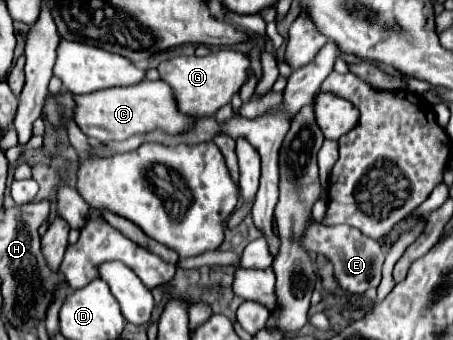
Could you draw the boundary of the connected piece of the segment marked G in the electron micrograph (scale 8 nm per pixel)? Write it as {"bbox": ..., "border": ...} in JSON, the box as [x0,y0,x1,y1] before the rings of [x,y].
{"bbox":[157,49,249,117],"border":[[[221,49],[219,53],[211,53],[207,57],[173,57],[167,61],[161,61],[157,65],[157,71],[163,81],[167,81],[173,89],[175,103],[179,113],[187,117],[205,117],[205,115],[215,115],[215,111],[231,101],[231,97],[241,89],[241,85],[247,79],[247,69],[249,69],[249,59],[247,55],[231,49]]]}

